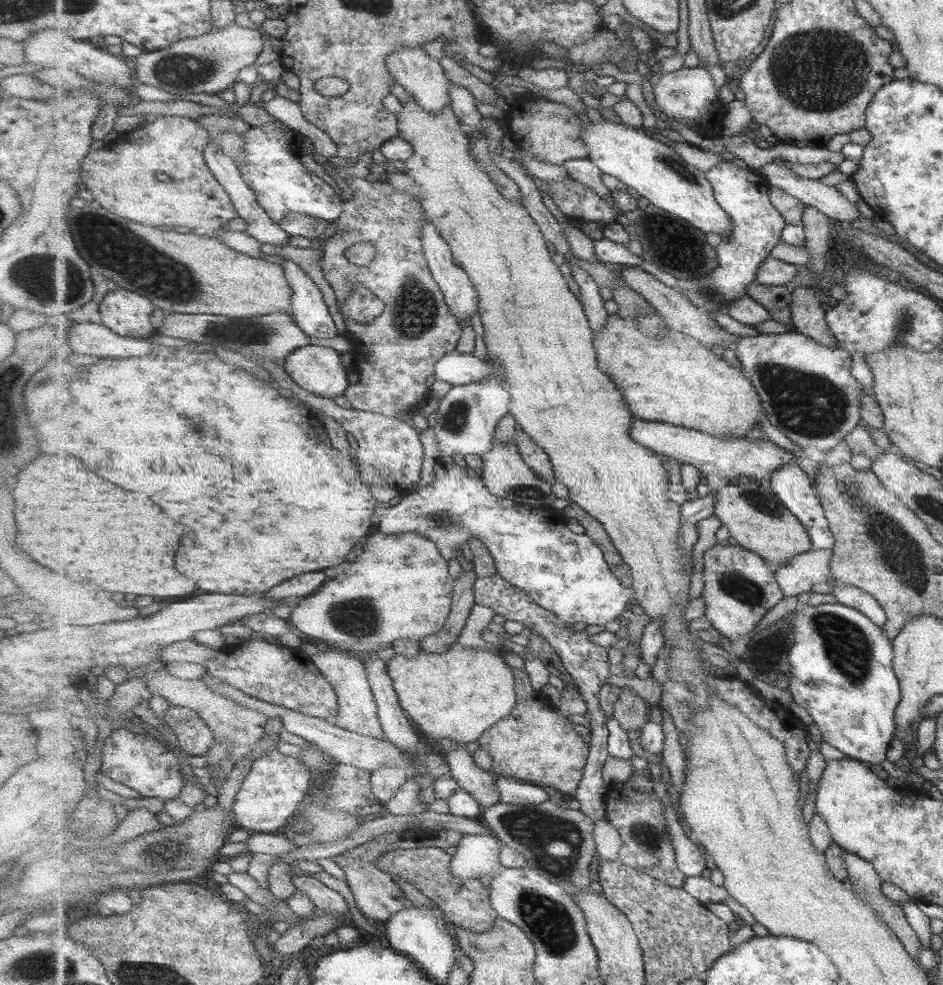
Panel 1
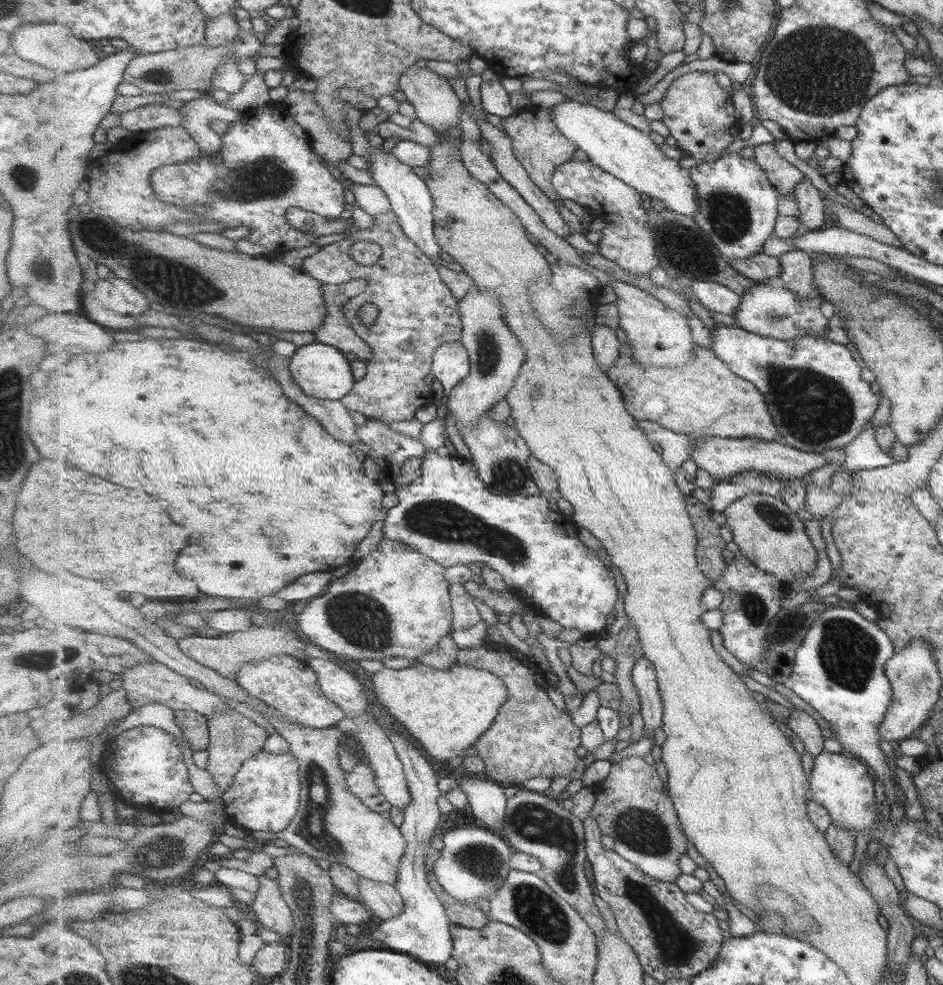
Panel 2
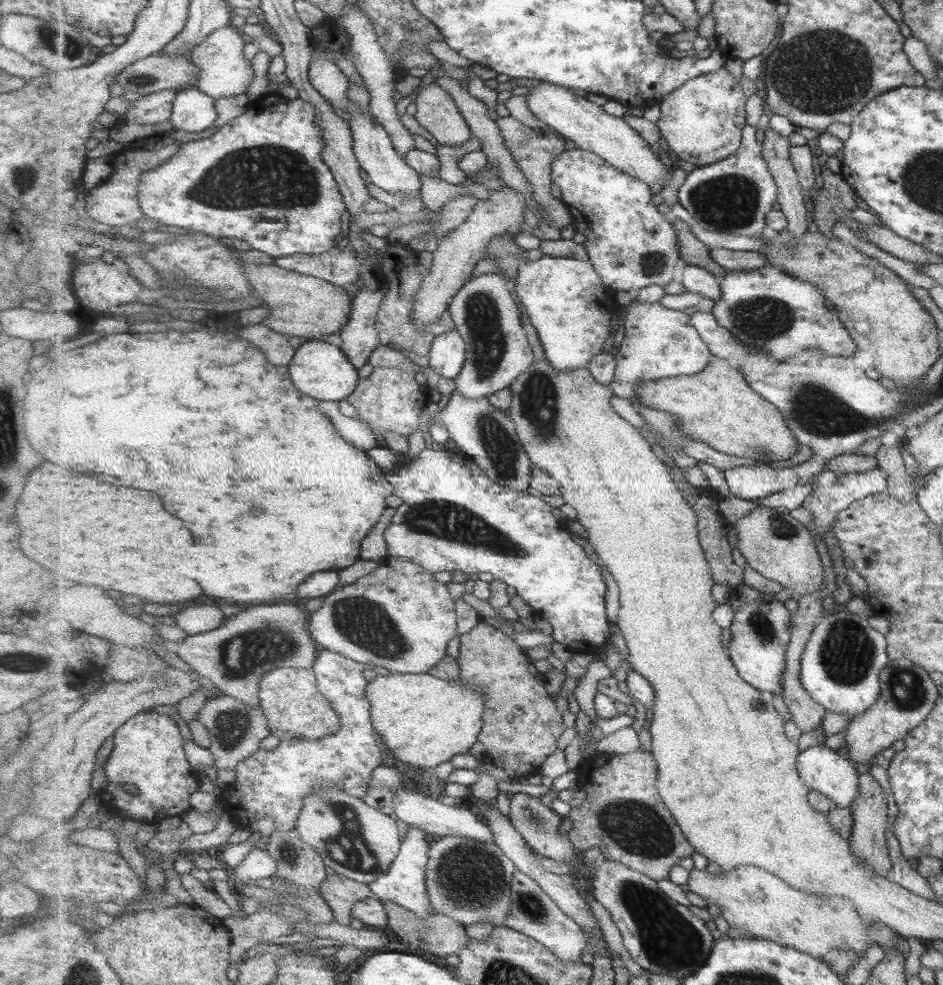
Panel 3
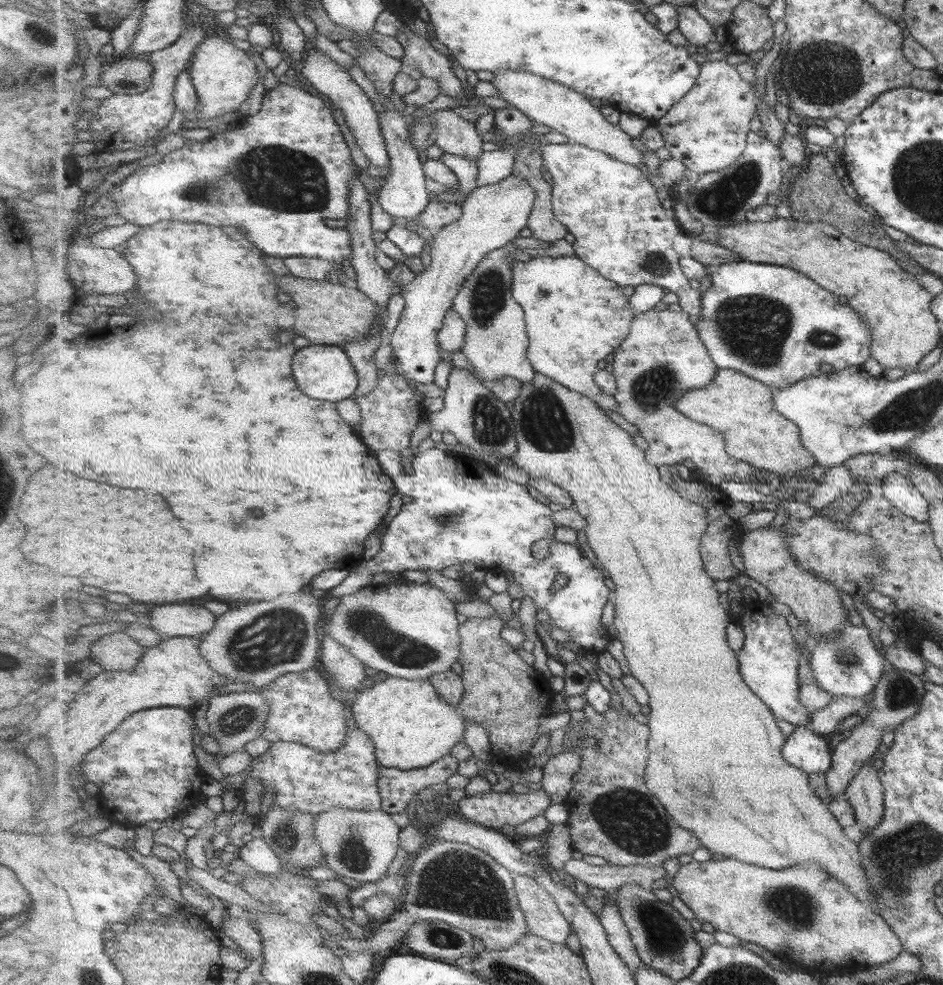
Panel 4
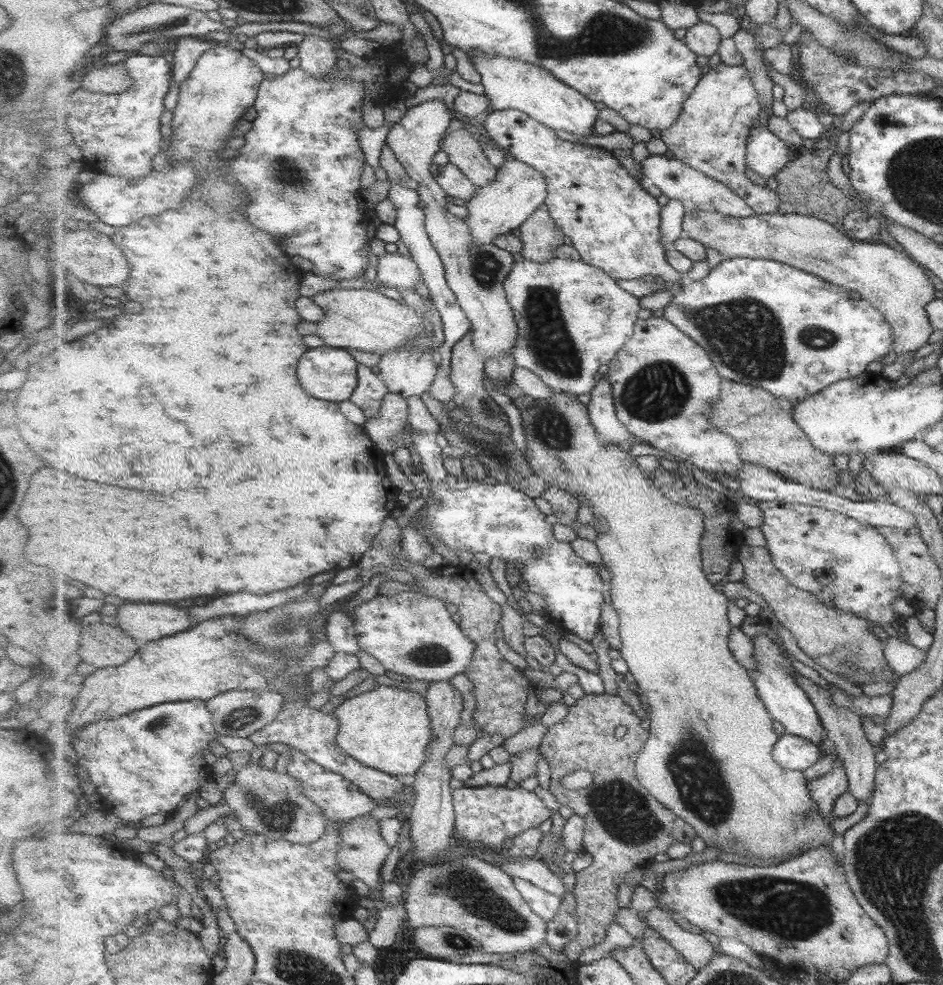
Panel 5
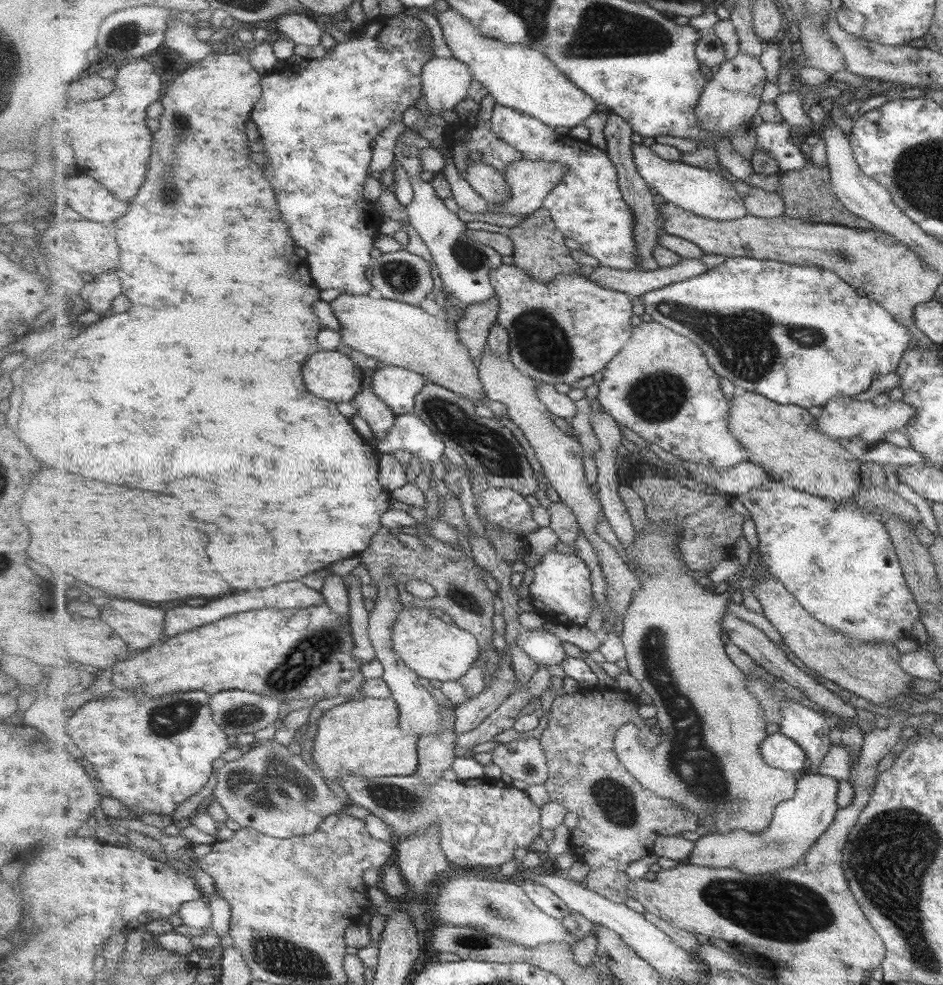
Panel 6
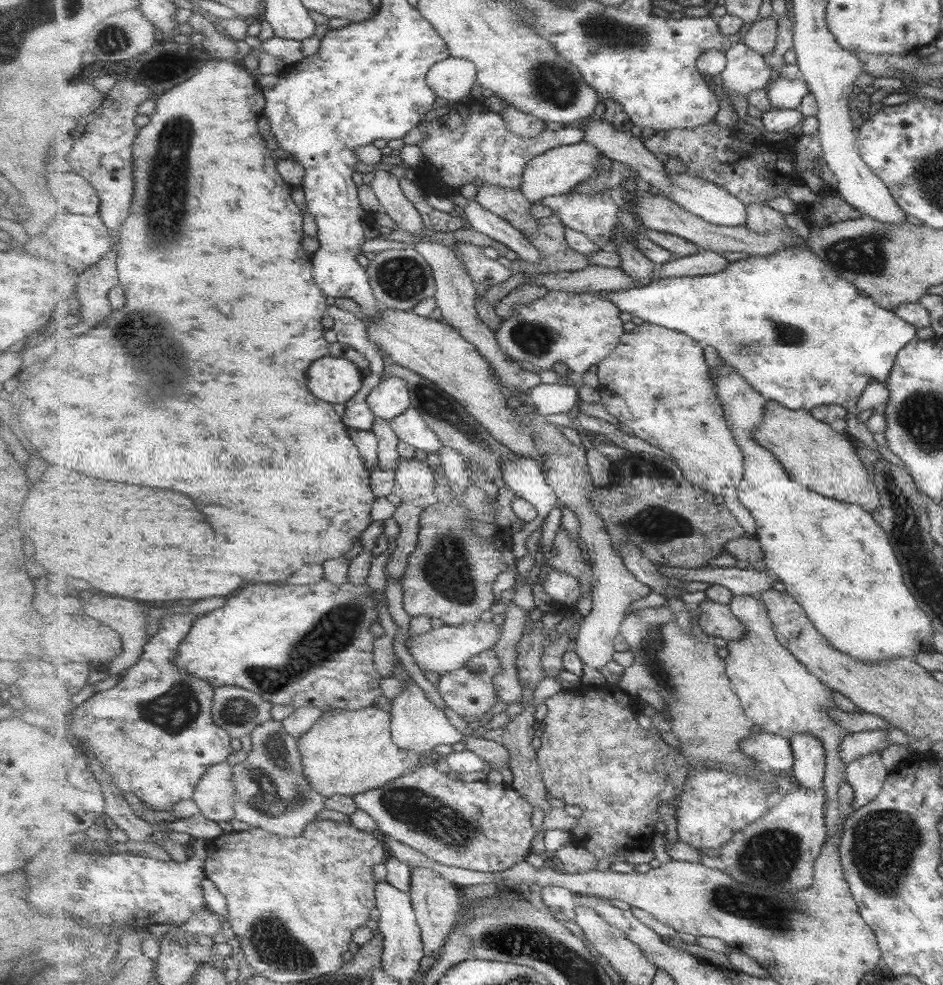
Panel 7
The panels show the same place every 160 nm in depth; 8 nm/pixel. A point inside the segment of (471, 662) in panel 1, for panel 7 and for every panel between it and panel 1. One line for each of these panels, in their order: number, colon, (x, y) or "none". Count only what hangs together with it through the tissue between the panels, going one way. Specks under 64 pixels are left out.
2: (447, 711)
3: (422, 720)
4: (412, 727)
5: (388, 729)
6: (363, 737)
7: (348, 752)

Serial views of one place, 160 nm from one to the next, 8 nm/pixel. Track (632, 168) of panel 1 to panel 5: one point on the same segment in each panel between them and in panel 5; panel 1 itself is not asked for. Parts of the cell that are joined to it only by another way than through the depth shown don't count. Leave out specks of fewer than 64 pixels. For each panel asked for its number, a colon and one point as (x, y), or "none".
2: (621, 149)
3: (590, 127)
4: (565, 110)
5: (510, 84)

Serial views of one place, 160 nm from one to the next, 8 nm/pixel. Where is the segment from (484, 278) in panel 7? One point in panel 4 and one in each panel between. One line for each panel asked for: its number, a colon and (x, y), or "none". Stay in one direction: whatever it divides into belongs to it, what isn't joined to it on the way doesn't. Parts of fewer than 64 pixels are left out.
4: (576, 317)
5: (572, 318)
6: (561, 331)

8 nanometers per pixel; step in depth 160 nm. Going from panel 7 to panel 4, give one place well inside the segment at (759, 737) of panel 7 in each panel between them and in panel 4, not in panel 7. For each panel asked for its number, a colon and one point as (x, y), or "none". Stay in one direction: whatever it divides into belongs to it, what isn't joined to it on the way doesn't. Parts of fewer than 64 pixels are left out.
4: (805, 749)
5: (792, 752)
6: (779, 750)

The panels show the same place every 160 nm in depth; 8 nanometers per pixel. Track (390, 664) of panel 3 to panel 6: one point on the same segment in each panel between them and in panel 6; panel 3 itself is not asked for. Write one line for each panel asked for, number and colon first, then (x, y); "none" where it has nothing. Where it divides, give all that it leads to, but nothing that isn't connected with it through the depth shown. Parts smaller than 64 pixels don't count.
4: (406, 629)
5: (412, 633)
6: (437, 650)

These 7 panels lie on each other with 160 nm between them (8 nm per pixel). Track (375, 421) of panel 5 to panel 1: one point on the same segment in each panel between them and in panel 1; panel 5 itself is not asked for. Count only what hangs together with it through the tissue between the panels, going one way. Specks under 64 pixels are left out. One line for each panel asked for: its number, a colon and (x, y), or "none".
1: (402, 346)
2: (418, 314)
3: (391, 400)
4: (391, 413)

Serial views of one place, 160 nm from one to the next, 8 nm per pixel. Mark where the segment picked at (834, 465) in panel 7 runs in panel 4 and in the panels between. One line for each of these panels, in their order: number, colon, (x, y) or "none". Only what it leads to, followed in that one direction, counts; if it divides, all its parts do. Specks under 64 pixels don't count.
4: (742, 409)
5: (770, 436)
6: (783, 439)

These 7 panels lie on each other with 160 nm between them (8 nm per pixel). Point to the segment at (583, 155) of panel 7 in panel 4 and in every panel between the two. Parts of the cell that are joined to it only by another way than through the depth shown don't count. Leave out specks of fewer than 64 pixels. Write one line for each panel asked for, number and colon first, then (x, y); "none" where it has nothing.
4: (493, 216)
5: (519, 190)
6: (532, 182)

